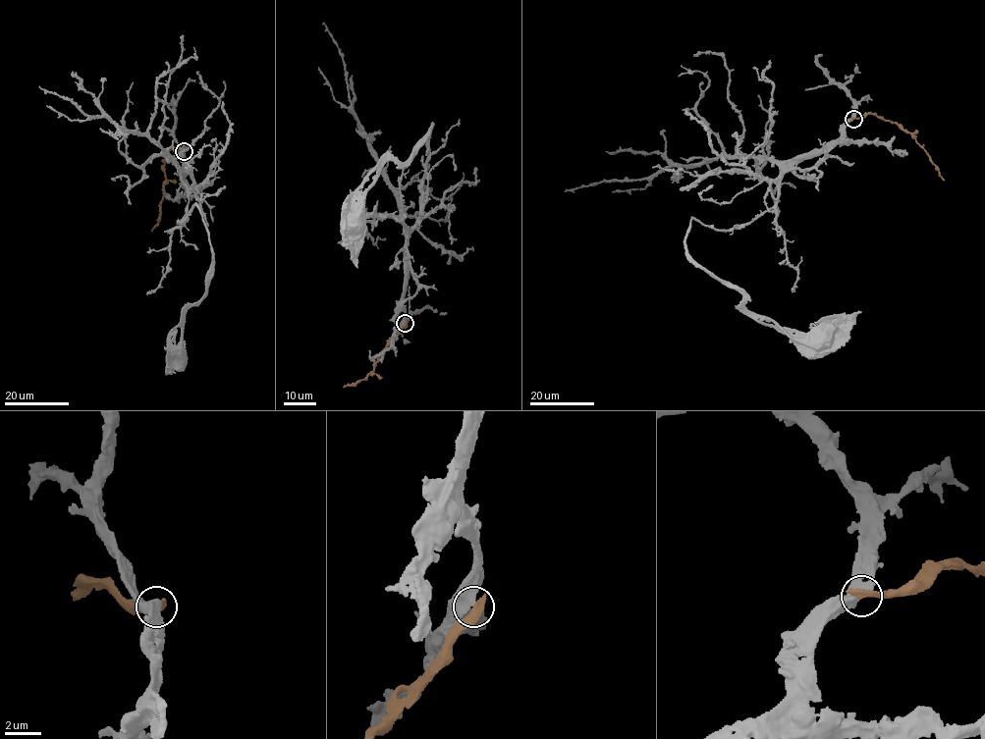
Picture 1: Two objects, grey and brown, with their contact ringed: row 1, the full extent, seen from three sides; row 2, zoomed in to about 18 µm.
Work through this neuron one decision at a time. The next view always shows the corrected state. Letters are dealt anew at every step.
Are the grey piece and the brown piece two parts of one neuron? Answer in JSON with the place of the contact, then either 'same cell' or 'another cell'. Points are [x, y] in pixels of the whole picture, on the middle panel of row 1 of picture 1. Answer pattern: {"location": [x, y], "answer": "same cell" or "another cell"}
{"location": [405, 323], "answer": "another cell"}

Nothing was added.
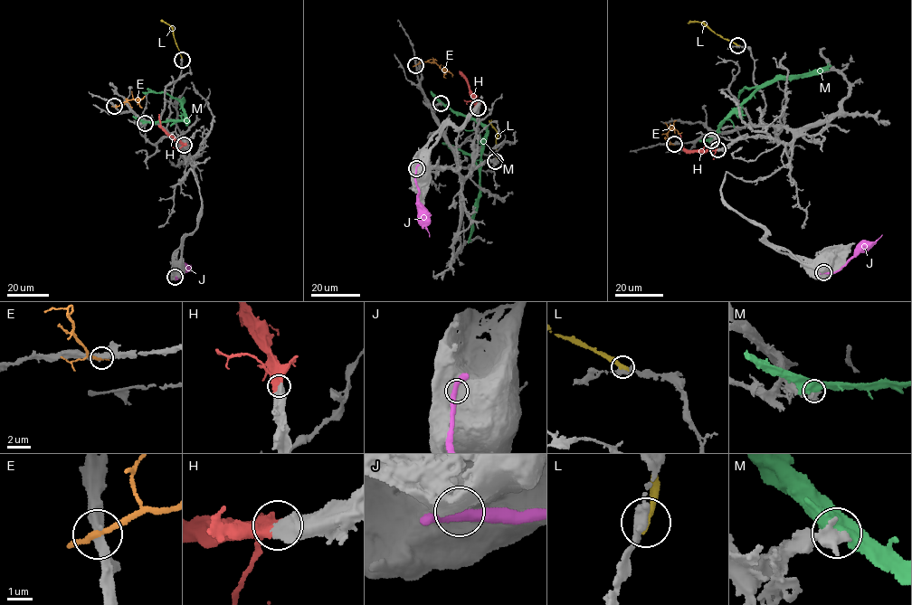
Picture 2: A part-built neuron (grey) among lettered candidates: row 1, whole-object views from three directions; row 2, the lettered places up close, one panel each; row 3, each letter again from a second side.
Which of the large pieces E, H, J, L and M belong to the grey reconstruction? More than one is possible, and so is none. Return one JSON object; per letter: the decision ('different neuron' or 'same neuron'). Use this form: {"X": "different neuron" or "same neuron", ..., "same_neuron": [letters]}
{"E": "different neuron", "H": "same neuron", "J": "different neuron", "L": "different neuron", "M": "different neuron", "same_neuron": ["H"]}

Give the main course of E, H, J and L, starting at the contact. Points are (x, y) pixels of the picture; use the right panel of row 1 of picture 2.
E: (674, 144), (666, 134), (673, 127), (682, 132)
H: (717, 149), (689, 151), (683, 146), (679, 135)
J: (823, 272), (839, 270), (855, 254), (867, 251), (882, 234)
L: (737, 45), (701, 23), (687, 23)

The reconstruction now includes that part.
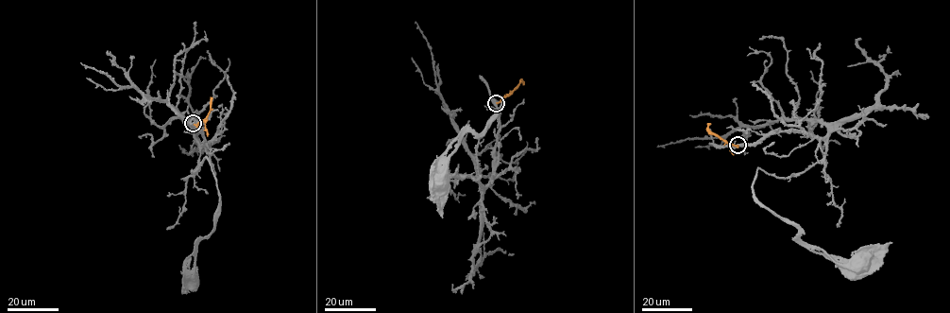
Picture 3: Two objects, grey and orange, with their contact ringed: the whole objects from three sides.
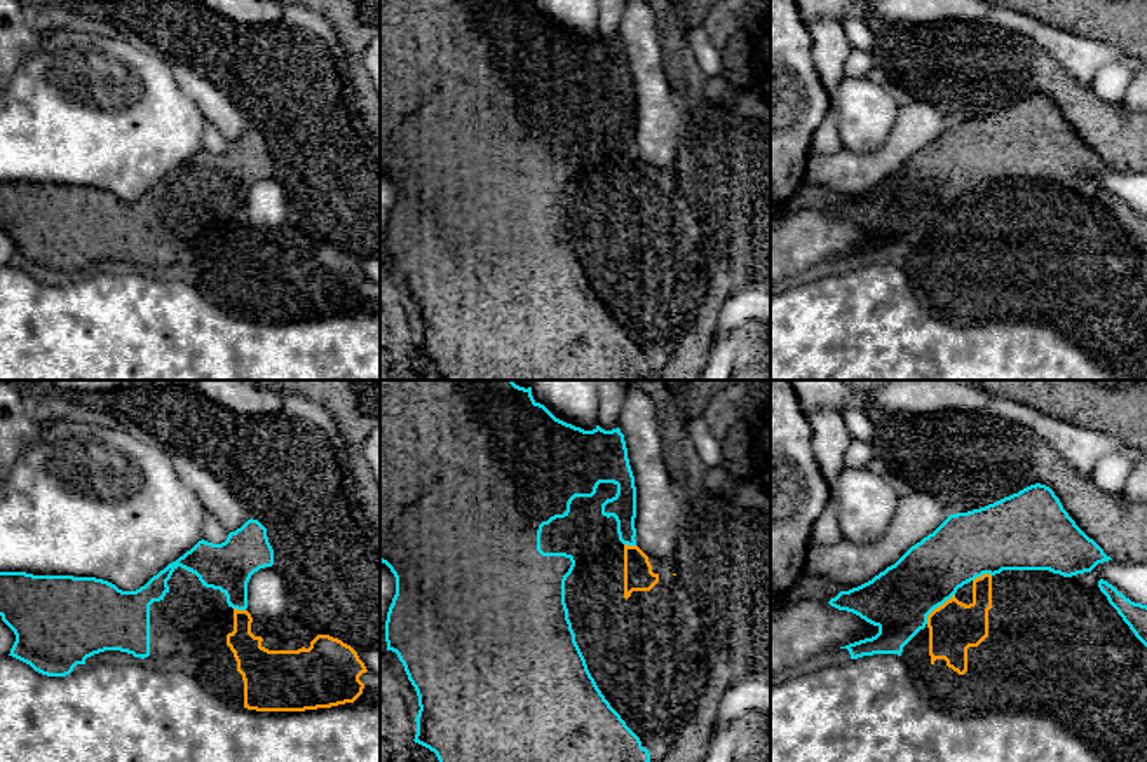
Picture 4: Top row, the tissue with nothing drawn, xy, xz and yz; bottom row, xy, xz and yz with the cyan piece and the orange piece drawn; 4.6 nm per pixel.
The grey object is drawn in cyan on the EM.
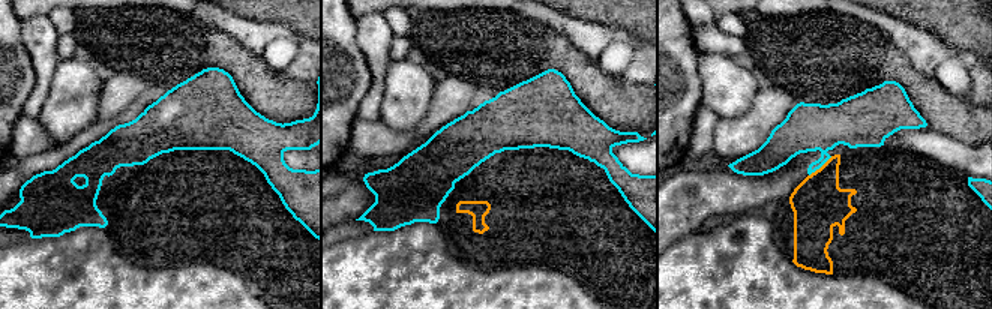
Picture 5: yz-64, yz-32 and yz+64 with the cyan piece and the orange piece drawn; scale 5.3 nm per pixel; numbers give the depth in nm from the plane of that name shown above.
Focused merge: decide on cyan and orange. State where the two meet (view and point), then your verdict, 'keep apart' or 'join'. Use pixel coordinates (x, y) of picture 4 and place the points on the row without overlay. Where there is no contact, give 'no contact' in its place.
contact yz (936, 217); keep apart

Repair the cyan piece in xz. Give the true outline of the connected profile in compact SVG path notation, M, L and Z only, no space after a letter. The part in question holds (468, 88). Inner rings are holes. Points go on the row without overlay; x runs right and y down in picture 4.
M380 0L380 171L385 173L396 187L396 204L387 221L385 230L385 251L387 260L397 263L404 276L408 289L418 305L418 324L415 352L429 357L436 363L441 380L628 380L629 375L647 377L650 363L641 356L640 347L626 335L621 324L610 316L594 288L591 286L586 269L575 251L575 242L568 228L568 218L565 213L565 190L575 176L575 169L567 162L544 162L540 159L540 141L544 134L549 134L556 127L565 127L570 122L570 113L575 106L593 106L600 92L614 92L617 103L601 113L601 124L617 131L619 150L628 155L636 155L636 96L635 85L628 68L628 58L621 38L605 40L596 35L593 40L584 40L572 33L556 28L544 14L537 12L532 0Z

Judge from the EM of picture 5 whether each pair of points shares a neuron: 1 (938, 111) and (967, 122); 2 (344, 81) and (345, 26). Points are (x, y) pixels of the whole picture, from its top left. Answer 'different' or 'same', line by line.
1: same
2: same

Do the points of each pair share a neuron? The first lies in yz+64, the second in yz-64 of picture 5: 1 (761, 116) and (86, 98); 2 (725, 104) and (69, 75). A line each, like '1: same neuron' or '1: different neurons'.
1: different neurons
2: same neuron

